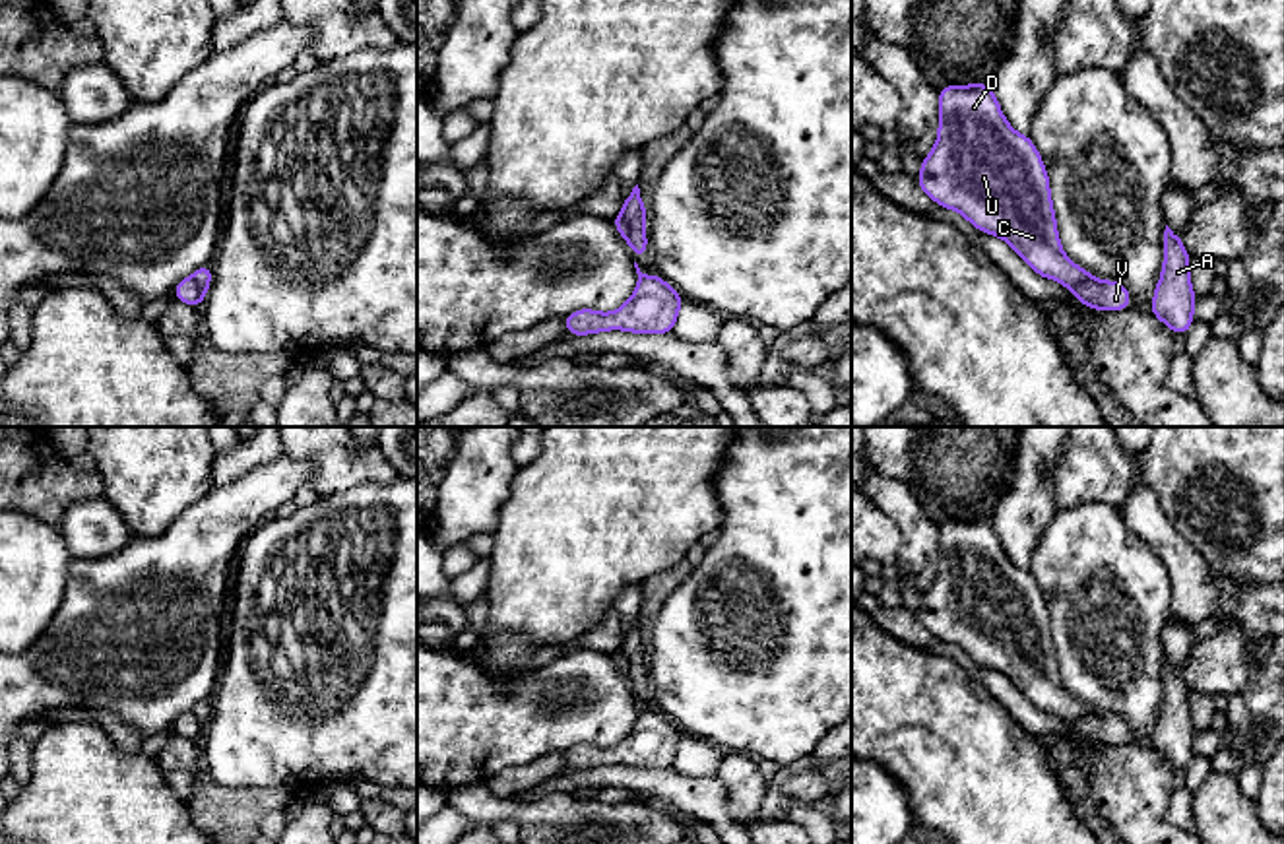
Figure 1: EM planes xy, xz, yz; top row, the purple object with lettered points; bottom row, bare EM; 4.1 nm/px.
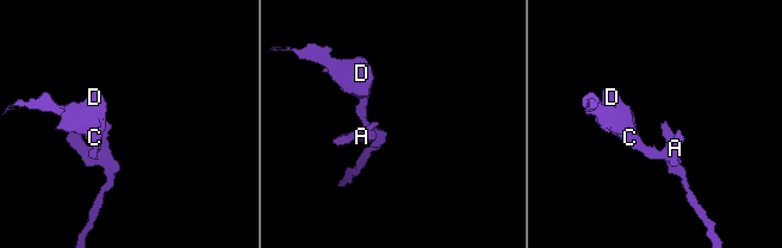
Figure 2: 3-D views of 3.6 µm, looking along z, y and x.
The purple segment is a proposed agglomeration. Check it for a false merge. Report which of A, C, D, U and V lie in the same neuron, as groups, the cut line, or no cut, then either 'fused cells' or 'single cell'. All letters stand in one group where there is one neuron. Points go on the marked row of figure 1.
groups A V / C D U; cut xz (619, 216), (629, 227), (629, 243), (633, 247); fused cells

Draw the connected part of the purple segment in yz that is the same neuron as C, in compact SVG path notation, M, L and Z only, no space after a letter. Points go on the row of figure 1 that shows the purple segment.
M991 83L939 91L939 136L917 184L978 231L1007 241L1038 276L1071 291L1092 279L1065 256L1042 155L1011 128Z

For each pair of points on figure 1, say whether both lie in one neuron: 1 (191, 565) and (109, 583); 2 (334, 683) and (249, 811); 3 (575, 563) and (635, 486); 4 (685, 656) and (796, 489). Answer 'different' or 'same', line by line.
1: same
2: different
3: same
4: same

